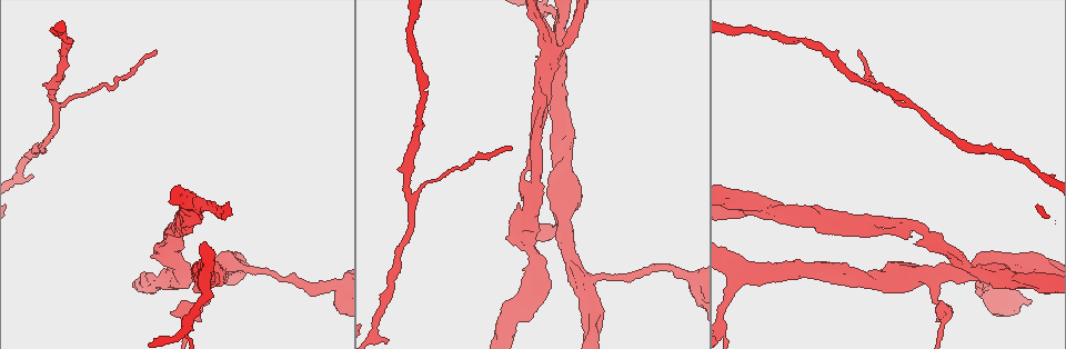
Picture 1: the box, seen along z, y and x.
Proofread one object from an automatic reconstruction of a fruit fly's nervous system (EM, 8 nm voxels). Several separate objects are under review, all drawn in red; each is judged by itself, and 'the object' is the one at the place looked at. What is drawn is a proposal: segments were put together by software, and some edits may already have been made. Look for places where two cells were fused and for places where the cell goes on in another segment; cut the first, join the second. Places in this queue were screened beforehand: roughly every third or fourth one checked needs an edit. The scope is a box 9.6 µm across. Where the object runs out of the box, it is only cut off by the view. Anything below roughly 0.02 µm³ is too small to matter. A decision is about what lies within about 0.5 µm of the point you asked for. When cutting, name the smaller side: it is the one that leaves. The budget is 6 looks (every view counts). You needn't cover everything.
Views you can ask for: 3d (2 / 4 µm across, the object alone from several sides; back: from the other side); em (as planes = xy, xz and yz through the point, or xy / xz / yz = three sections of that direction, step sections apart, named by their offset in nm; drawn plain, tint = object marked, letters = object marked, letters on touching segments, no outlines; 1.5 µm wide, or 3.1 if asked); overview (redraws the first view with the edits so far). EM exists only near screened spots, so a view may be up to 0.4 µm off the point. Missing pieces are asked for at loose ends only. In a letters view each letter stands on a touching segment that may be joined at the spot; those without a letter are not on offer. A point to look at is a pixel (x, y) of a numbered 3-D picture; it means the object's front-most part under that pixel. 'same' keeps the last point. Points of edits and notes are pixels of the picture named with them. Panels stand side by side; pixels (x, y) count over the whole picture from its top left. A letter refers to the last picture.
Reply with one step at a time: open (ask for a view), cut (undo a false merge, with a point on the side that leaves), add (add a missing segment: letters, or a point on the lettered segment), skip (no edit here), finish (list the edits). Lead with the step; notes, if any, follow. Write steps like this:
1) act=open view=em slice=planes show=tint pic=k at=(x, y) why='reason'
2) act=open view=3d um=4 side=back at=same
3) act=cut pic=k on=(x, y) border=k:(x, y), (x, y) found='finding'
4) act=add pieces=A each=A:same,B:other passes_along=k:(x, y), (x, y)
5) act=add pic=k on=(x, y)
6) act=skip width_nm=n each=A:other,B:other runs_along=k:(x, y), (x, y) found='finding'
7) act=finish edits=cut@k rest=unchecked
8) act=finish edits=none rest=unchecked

act=open view=3d um=2 pic=1 at=(190, 308) why='branch point'

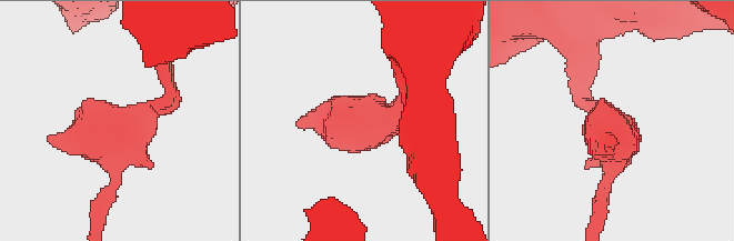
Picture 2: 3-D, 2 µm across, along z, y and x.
act=open view=em slice=planes show=letters pic=2 at=(612, 138)

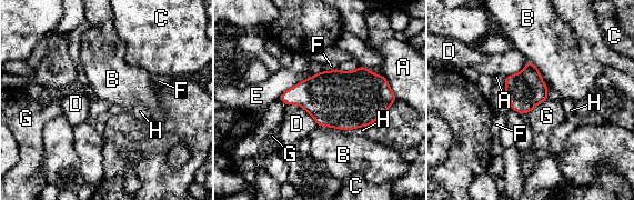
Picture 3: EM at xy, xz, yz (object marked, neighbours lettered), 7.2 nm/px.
act=skip longest_contact=H:360nm each=A:other,B:other,C:other,D:other,E:other,F:other,G:other,H:other border=3:(549, 99), (537, 103), (527, 113) found='one cell here'

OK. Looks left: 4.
act=open view=em slice=xz step=4 show=tint pic=1 at=(823, 222) why='branch point'

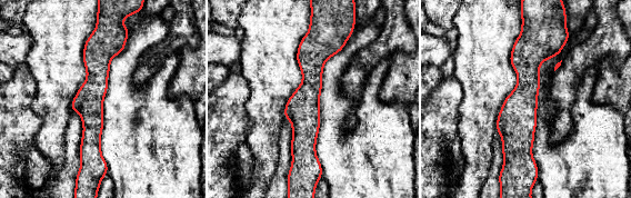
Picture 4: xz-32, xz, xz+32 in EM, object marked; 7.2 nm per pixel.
act=open view=em slice=planes show=letters at=same why='cut it another way'

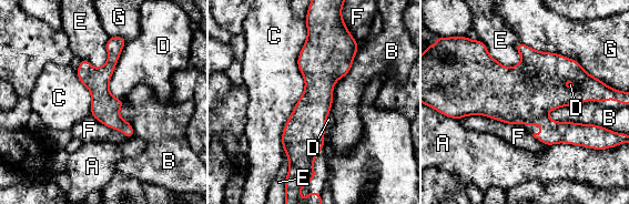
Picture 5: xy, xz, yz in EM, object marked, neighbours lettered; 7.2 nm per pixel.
act=skip longest_contact=C:950nm each=A:other,B:other,C:other,D:other,E:other,F:other,G:other runs_along=5:(320, 34), (308, 167) found='one cell here'

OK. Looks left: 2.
act=open view=em slice=planes show=tint pic=1 at=(735, 32) why='calibre changes'

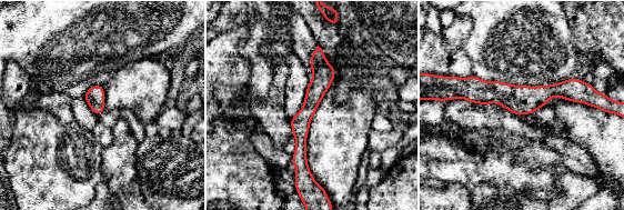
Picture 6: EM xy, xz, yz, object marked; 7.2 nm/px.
act=open view=em slice=planes show=letters at=same why='see the neighbours'

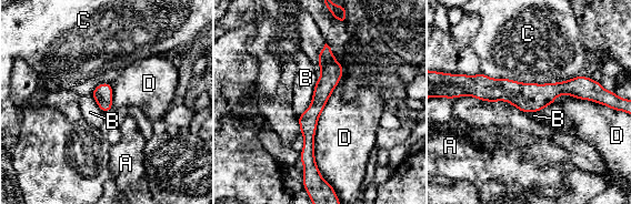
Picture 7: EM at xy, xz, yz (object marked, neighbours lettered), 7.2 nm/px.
act=skip longest_contact=D:800nm each=A:other,B:other,C:other,D:other border=7:(342, 67), (314, 133), (321, 176) found='all the same cell'

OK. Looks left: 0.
act=finish edits=none rest=unchecked

